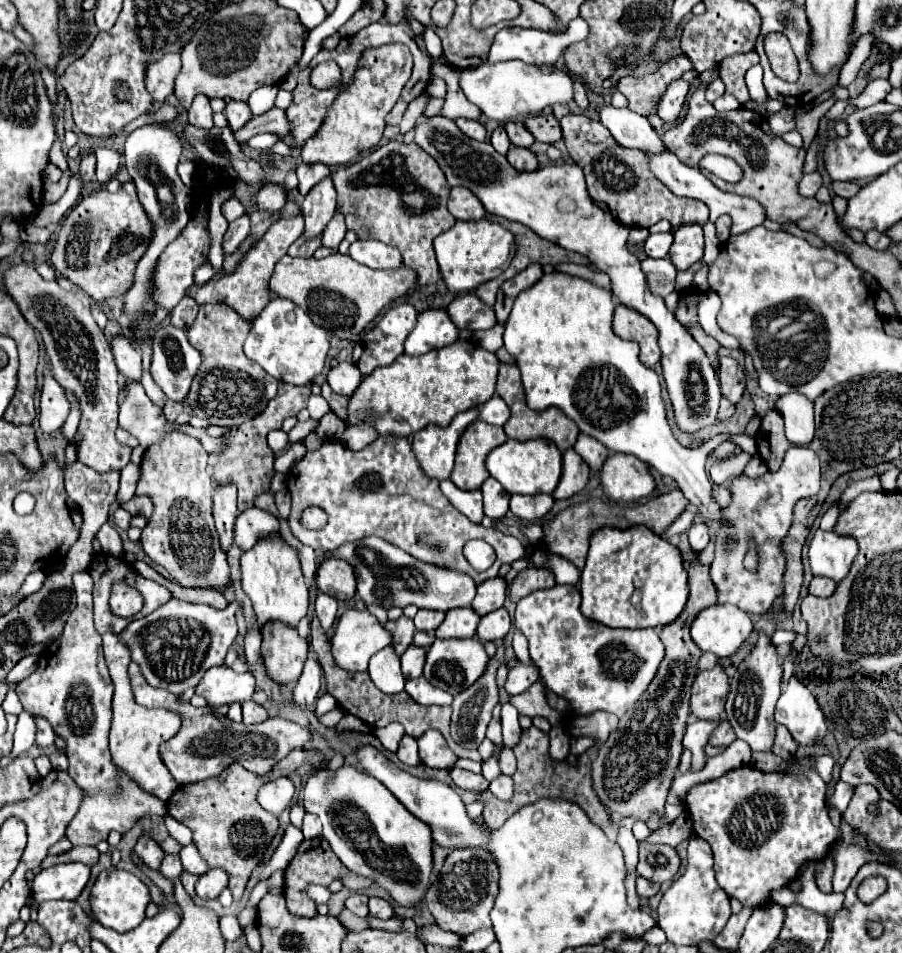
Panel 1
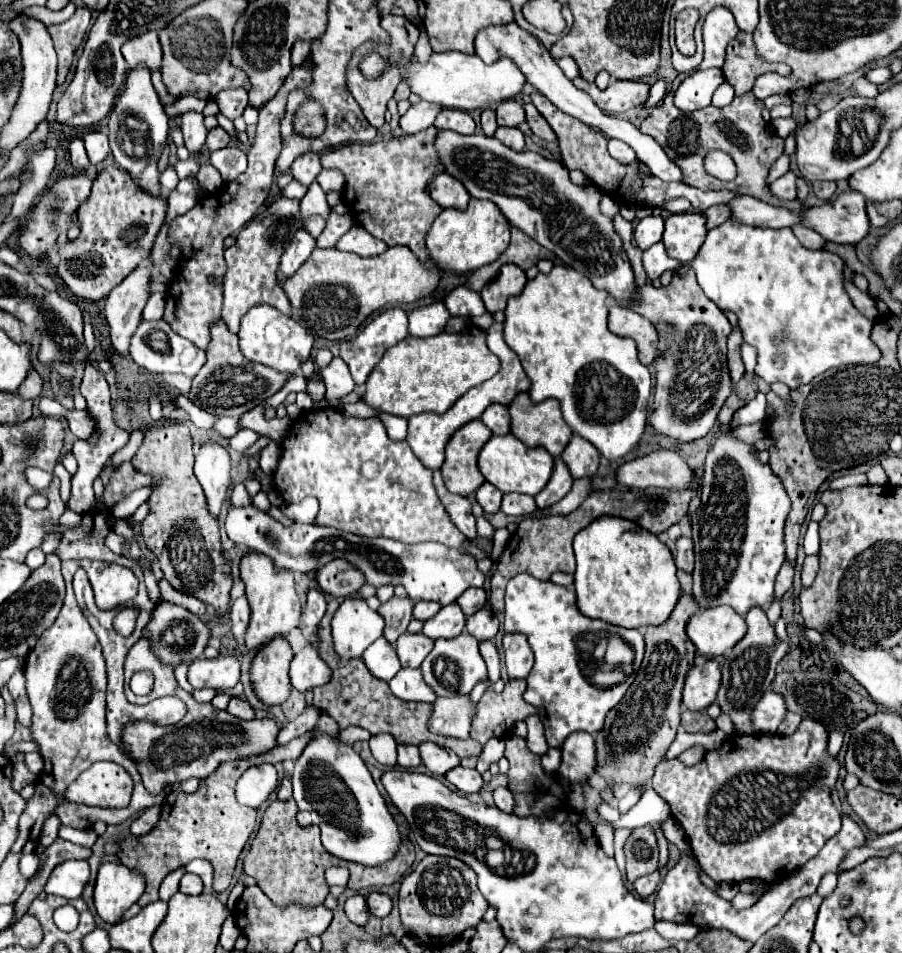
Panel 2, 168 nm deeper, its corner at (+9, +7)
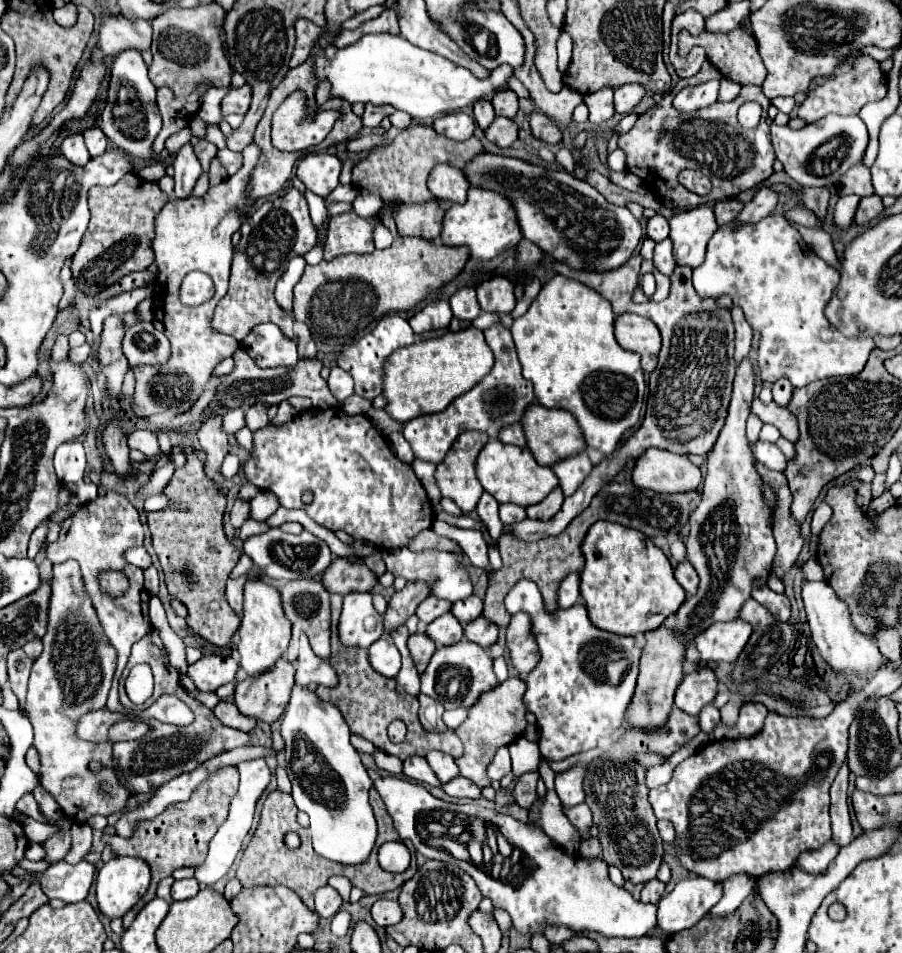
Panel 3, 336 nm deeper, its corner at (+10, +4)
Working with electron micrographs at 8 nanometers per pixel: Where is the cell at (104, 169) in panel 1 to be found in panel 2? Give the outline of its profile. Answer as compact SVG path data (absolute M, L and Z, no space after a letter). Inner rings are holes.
M101 130L87 132L83 136L83 142L85 142L85 150L89 154L91 164L99 164L99 162L103 162L107 158L107 154L109 154L109 140L107 140L105 132L101 132Z

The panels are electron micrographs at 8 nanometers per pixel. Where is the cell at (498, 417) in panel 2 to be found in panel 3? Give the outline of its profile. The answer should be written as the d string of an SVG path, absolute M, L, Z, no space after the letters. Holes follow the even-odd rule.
M514 423L514 425L506 425L498 431L498 439L502 443L512 443L512 445L520 445L520 447L526 447L526 439L524 439L524 433L522 433L522 425L520 423Z

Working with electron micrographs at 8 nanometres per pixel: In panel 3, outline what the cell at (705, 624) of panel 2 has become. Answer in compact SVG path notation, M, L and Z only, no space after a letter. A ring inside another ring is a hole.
M732 619L732 621L720 621L712 623L706 631L696 635L694 645L700 651L700 659L710 663L710 661L728 661L734 663L736 655L744 649L744 643L748 643L752 633L750 623L744 619Z

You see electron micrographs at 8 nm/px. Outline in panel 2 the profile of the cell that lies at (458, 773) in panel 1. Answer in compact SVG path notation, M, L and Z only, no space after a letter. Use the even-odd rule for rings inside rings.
M457 766L453 770L449 770L445 774L445 778L457 788L461 790L463 794L473 794L473 792L479 792L483 788L483 780L481 780L481 774L477 770L467 770L463 766Z

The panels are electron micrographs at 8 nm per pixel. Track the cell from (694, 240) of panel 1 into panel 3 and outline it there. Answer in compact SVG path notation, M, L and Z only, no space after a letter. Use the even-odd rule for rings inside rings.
M700 205L676 213L670 221L670 239L674 245L674 259L678 265L698 267L704 261L706 245L716 231L712 207Z

